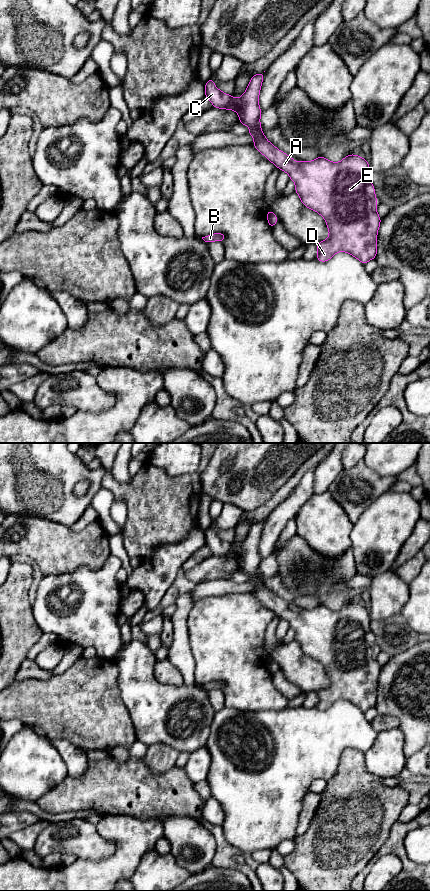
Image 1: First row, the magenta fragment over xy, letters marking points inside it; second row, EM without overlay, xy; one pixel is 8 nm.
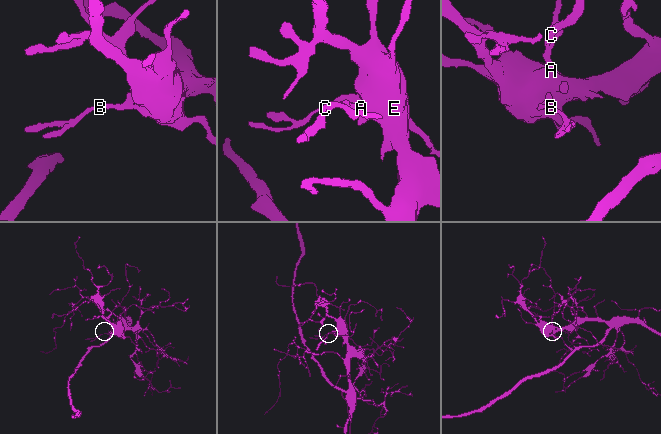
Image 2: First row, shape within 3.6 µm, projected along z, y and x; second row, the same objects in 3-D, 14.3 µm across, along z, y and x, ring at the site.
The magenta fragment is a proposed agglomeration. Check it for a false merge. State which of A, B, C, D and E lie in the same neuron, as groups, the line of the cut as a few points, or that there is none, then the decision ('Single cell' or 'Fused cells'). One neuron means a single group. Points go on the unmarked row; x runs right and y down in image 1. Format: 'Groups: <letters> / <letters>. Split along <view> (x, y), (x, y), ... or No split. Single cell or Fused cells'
Groups: A B C D E. No split. Single cell

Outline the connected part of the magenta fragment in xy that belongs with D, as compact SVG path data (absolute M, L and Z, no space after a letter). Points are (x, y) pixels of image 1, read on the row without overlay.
M264 520L252 524L239 546L219 538L211 526L205 531L205 545L214 556L238 561L239 571L250 577L253 594L295 630L302 652L324 666L329 684L316 692L316 707L327 710L337 700L346 700L365 713L376 706L381 672L368 608L352 601L340 610L322 604L297 610L276 596L261 577L259 542L263 526Z

